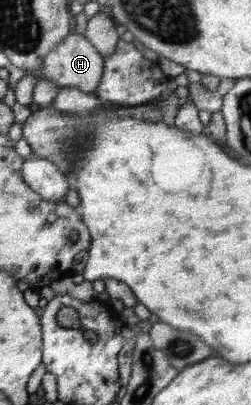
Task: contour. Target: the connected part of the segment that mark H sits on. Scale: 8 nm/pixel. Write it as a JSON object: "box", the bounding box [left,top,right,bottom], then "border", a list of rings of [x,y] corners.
{"box":[38,32,106,93],"border":[[[75,32],[54,53],[47,57],[43,67],[38,69],[38,76],[55,81],[60,87],[77,87],[86,93],[98,93],[105,76],[106,57],[92,44],[87,34]]]}

